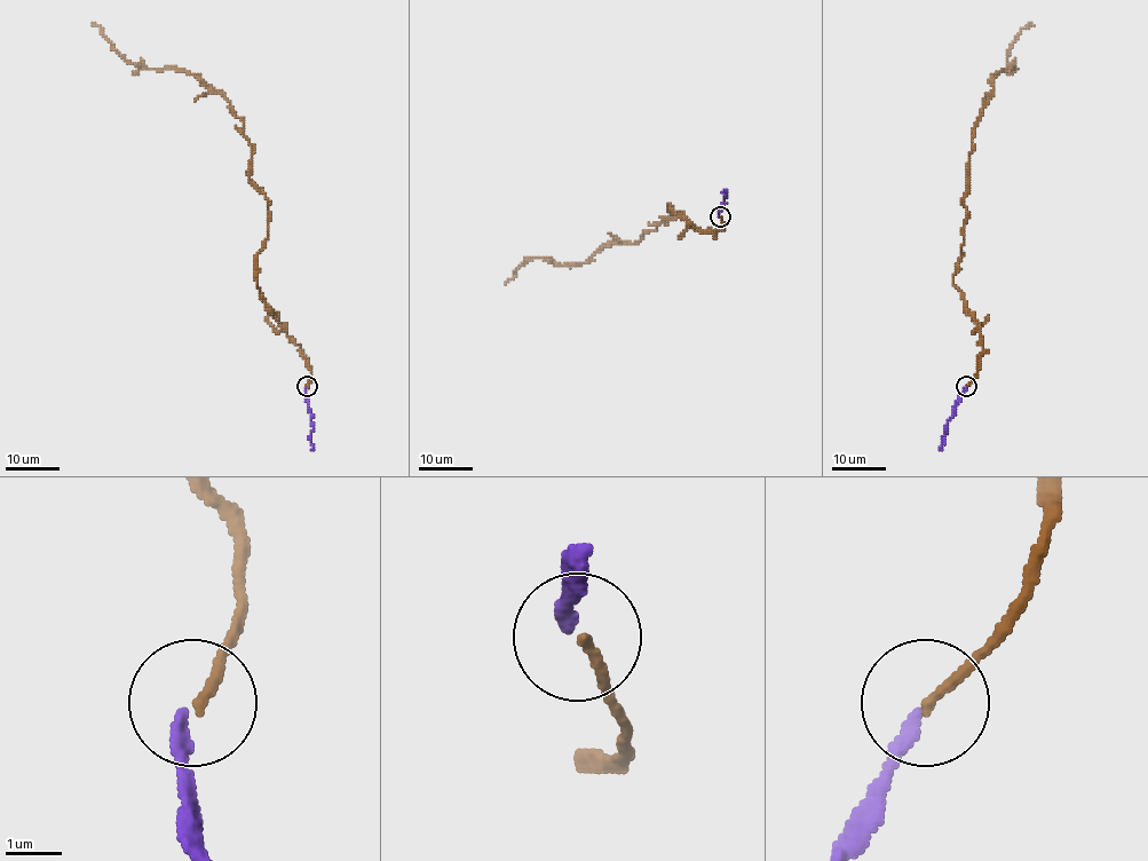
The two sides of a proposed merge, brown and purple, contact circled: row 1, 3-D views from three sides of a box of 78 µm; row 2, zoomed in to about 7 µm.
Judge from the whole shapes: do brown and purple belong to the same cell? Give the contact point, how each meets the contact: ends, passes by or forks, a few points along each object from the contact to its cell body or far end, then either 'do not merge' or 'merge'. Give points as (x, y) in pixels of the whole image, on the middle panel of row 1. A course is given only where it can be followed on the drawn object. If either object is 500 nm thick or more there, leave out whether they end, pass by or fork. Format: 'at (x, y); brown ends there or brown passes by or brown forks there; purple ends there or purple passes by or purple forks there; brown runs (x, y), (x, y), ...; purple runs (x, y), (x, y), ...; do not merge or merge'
at (720, 216); brown ends there; purple ends there; brown runs (719, 215), (725, 227), (701, 230), (670, 204), (681, 218), (638, 242), (575, 265), (529, 258), (505, 284); purple runs (719, 215), (726, 197), (725, 189); merge

